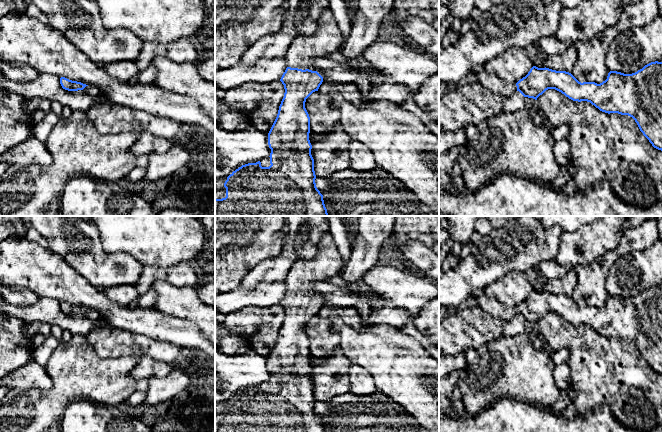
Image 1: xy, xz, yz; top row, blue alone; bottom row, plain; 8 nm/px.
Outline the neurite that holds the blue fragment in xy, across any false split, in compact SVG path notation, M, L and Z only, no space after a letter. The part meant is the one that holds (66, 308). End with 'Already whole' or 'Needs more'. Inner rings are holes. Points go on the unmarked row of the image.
M65 301L60 302L60 308L63 313L68 315L84 315L86 318L89 318L91 320L97 320L100 315L92 309L86 309L81 306L72 305Z. Needs more

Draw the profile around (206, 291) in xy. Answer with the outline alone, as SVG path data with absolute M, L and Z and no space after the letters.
M215 277L203 280L197 288L197 293L203 303L215 308Z

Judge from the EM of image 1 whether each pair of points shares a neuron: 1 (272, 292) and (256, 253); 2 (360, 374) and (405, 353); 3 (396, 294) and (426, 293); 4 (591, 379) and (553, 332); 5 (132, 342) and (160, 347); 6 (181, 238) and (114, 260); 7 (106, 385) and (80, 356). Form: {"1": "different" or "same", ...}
{"1": "different", "2": "different", "3": "same", "4": "same", "5": "same", "6": "different", "7": "same"}

